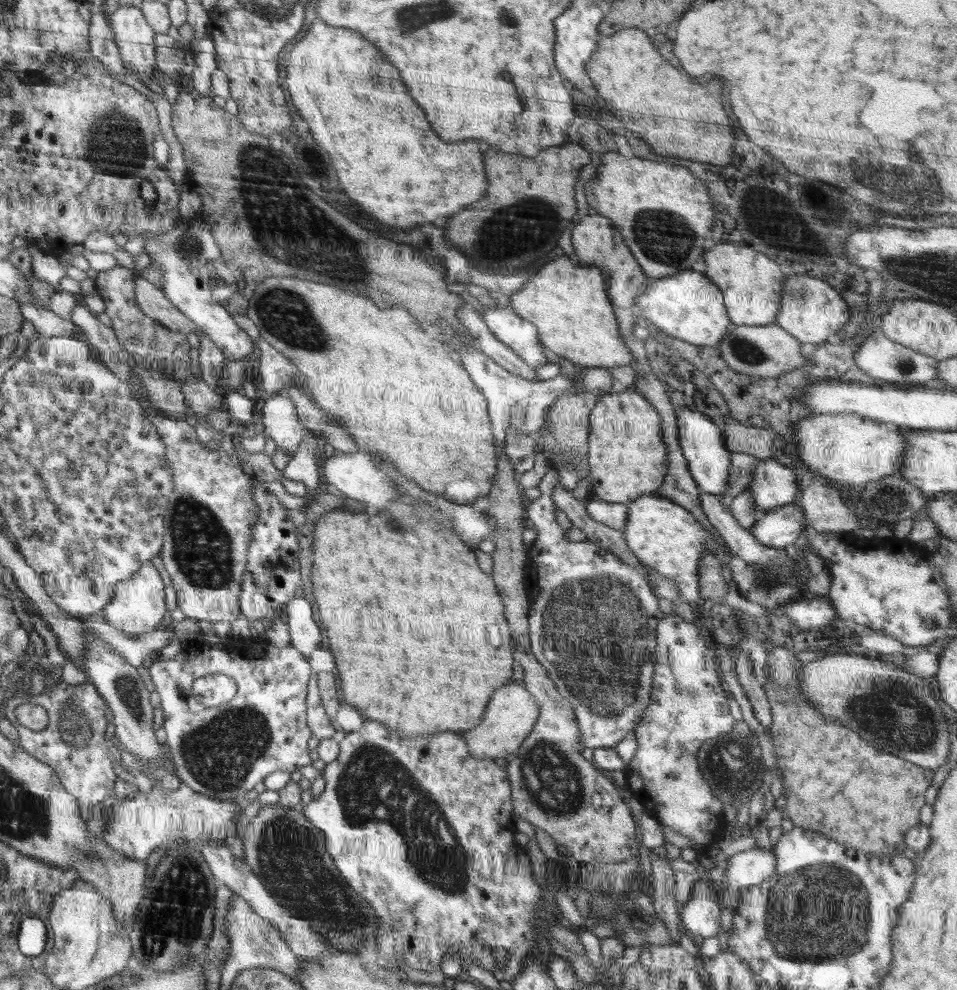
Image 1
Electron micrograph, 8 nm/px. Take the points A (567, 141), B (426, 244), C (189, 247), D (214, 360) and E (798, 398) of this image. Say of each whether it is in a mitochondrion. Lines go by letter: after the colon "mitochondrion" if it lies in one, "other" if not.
A: other
B: other
C: mitochondrion
D: other
E: other

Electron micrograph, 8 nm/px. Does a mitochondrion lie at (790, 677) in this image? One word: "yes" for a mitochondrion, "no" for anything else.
no

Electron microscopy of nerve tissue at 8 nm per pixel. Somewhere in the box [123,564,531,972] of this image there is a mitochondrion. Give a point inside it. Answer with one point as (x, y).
(373, 787)

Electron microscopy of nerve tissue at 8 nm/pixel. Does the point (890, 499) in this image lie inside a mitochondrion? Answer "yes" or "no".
yes

